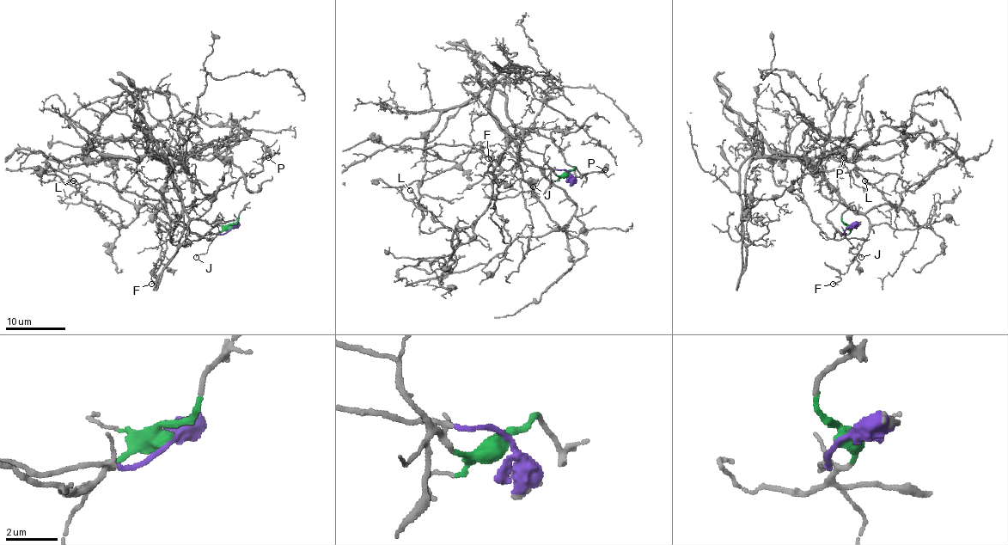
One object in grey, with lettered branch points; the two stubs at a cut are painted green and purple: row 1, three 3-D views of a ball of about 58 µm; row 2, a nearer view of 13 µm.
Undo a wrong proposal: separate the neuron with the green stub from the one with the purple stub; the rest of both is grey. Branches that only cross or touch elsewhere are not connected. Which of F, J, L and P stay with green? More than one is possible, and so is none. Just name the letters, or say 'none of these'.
J, P

